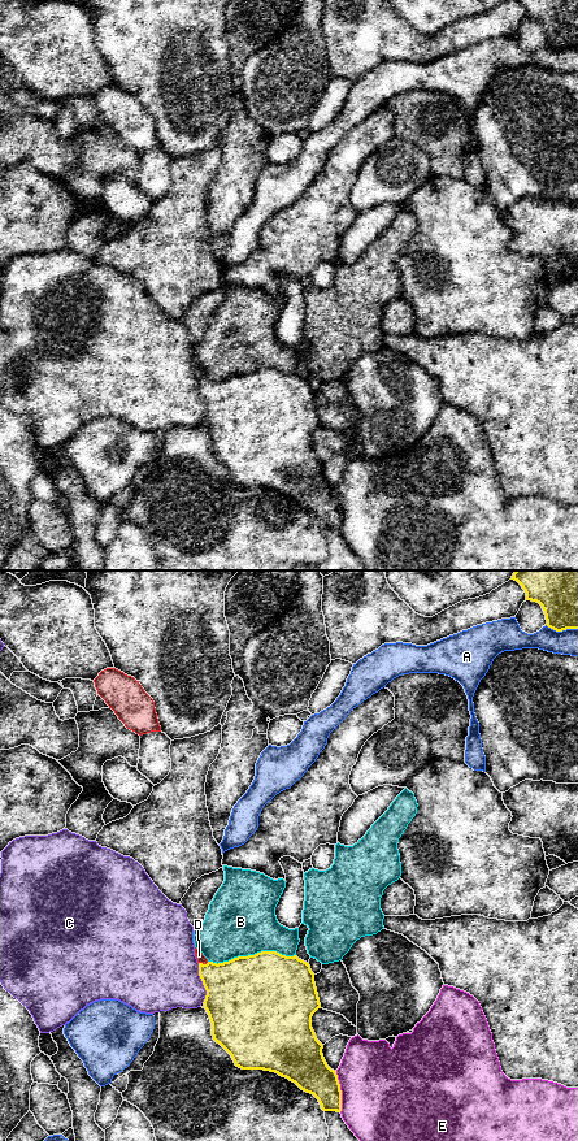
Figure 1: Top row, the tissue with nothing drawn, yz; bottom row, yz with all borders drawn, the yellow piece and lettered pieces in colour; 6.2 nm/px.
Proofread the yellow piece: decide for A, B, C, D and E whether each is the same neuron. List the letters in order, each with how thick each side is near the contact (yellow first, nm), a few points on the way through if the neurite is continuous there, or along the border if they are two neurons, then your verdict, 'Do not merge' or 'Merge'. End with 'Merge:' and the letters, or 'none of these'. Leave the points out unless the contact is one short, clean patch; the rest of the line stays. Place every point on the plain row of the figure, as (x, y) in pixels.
A: Thickness 220 nm (yellow) against 150 nm. Do not merge
B: Thickness 500 nm (yellow) against 420 nm. Do not merge
C: Thickness 440 nm (yellow) against 440 nm. Do not merge
D: Thickness 340 nm (yellow) against 50 nm. Path across: yz (233, 406), (218, 398), (201, 381), (199, 373). Merge
E: Thickness 240 nm (yellow) against 500 nm. Do not merge
Merge: D

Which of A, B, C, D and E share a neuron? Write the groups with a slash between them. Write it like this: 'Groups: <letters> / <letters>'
Groups: A C / B / D / E

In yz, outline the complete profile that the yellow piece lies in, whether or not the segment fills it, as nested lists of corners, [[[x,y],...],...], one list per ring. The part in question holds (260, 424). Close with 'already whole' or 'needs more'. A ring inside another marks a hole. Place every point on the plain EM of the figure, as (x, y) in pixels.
[[[195,365],[199,394],[207,408],[204,426],[212,441],[213,457],[220,461],[242,487],[264,487],[275,490],[295,500],[301,508],[313,512],[323,529],[342,529],[342,508],[336,489],[331,487],[322,472],[323,463],[312,446],[312,434],[321,426],[314,391],[309,381],[296,373],[286,374],[277,369],[261,369],[255,373],[238,374],[229,379],[209,379]]]; needs more

